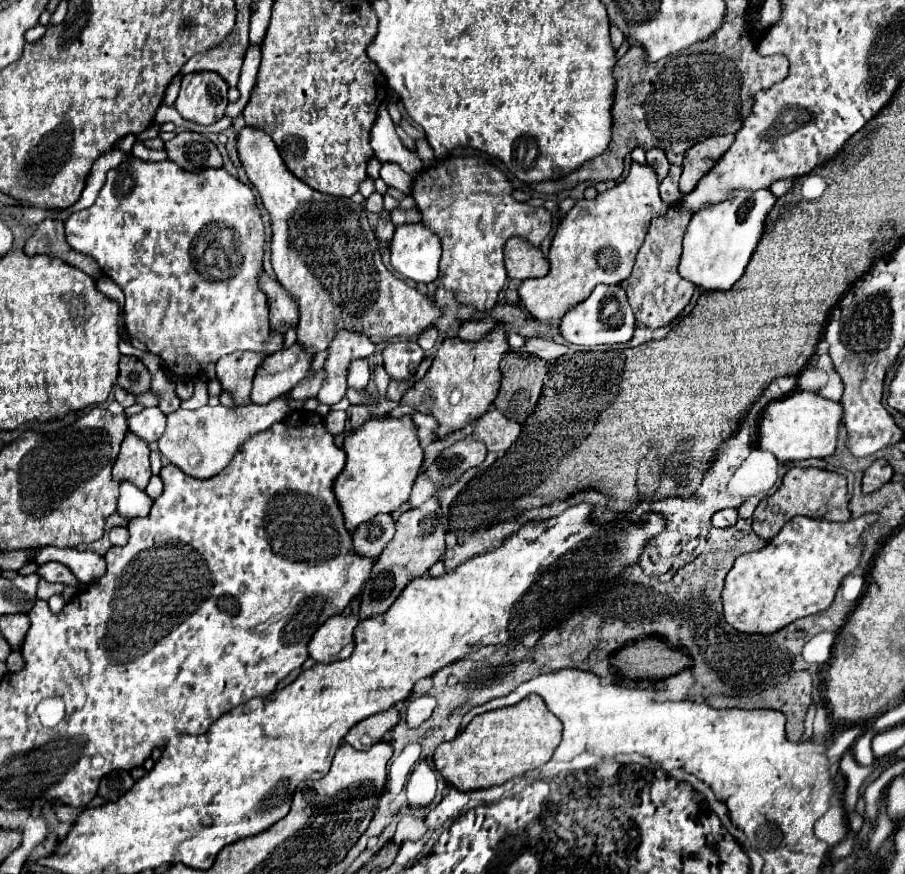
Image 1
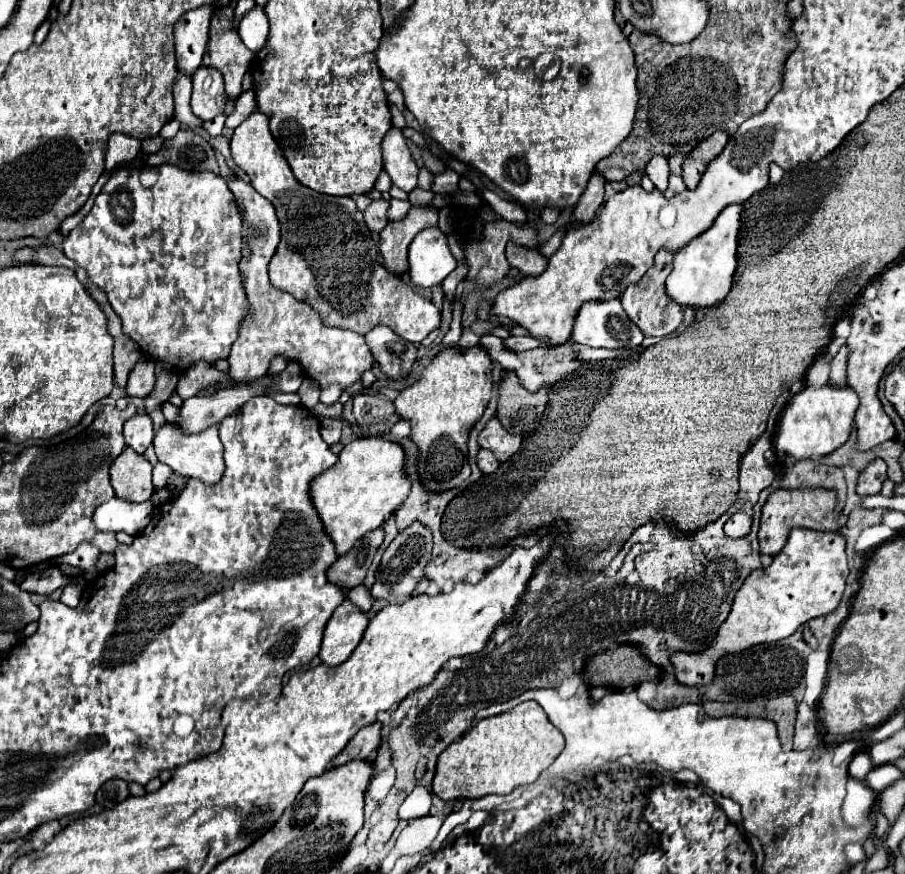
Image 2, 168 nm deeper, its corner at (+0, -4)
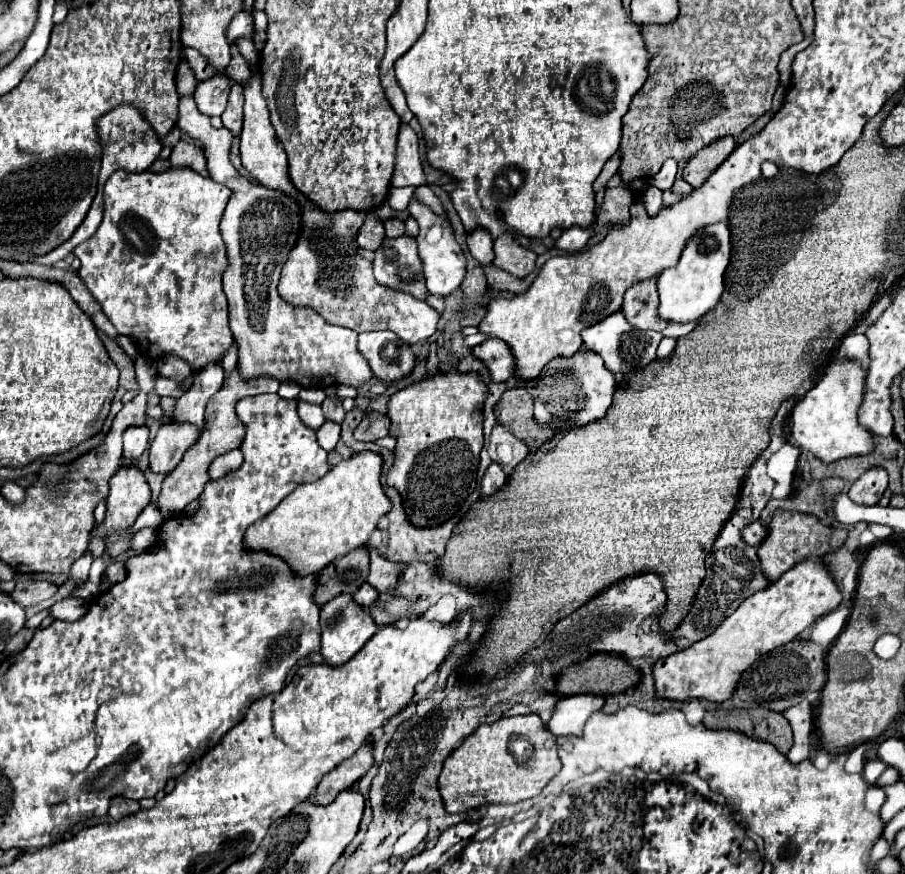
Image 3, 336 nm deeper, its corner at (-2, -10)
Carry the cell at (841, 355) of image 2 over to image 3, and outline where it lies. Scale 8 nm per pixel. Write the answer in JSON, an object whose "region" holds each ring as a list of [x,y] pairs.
{"region":[[[849,334],[841,348],[845,348],[845,358],[849,360],[859,360],[863,368],[869,364],[869,354],[867,354],[867,338],[865,334]]]}

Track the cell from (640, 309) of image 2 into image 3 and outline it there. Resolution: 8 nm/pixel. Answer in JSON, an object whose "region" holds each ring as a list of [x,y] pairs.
{"region":[[[651,278],[651,280],[643,280],[643,282],[631,286],[625,292],[621,312],[625,314],[627,322],[635,328],[663,332],[667,322],[657,316],[659,294],[657,294],[655,282],[657,282],[657,278]]]}

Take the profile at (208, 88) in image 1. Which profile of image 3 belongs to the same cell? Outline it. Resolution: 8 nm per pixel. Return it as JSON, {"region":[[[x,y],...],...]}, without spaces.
{"region":[[[215,74],[213,78],[199,82],[196,87],[197,108],[207,116],[221,116],[227,106],[227,100],[229,100],[231,82],[223,74]]]}

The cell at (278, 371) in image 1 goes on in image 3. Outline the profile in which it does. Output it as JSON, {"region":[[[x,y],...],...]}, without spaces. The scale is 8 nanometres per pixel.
{"region":[[[165,422],[149,446],[149,470],[169,474],[181,462],[181,456],[197,440],[197,428],[191,424]]]}

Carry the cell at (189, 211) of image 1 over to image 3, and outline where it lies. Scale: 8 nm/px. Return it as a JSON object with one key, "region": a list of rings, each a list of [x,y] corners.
{"region":[[[169,168],[161,174],[155,172],[127,172],[127,170],[117,170],[105,184],[105,216],[103,222],[99,226],[99,230],[85,240],[83,244],[79,244],[75,248],[75,256],[81,260],[81,268],[79,268],[79,276],[83,278],[85,286],[89,288],[89,292],[93,294],[93,298],[99,302],[99,306],[103,308],[103,312],[107,314],[107,318],[113,322],[113,326],[117,328],[119,334],[129,334],[135,338],[135,342],[139,344],[141,352],[149,358],[159,358],[161,354],[175,354],[179,358],[183,358],[193,370],[201,370],[205,368],[209,362],[219,362],[223,358],[223,354],[227,352],[227,348],[233,344],[233,334],[229,330],[229,318],[227,318],[227,298],[223,294],[223,284],[221,284],[221,274],[227,266],[227,258],[225,258],[225,244],[219,232],[219,222],[221,216],[225,212],[227,200],[229,200],[229,190],[217,182],[213,182],[211,178],[205,178],[189,168]]]}

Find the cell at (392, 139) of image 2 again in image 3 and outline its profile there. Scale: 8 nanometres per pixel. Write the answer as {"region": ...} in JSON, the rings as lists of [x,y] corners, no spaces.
{"region":[[[415,198],[409,204],[409,212],[419,222],[417,246],[419,246],[419,256],[423,260],[423,272],[425,272],[429,294],[447,296],[447,294],[455,292],[461,286],[463,278],[465,278],[467,258],[463,254],[463,248],[457,244],[457,240],[453,236],[453,228],[449,226],[447,220],[443,220],[441,216],[437,216],[431,208],[427,208],[425,204],[417,202]]]}

